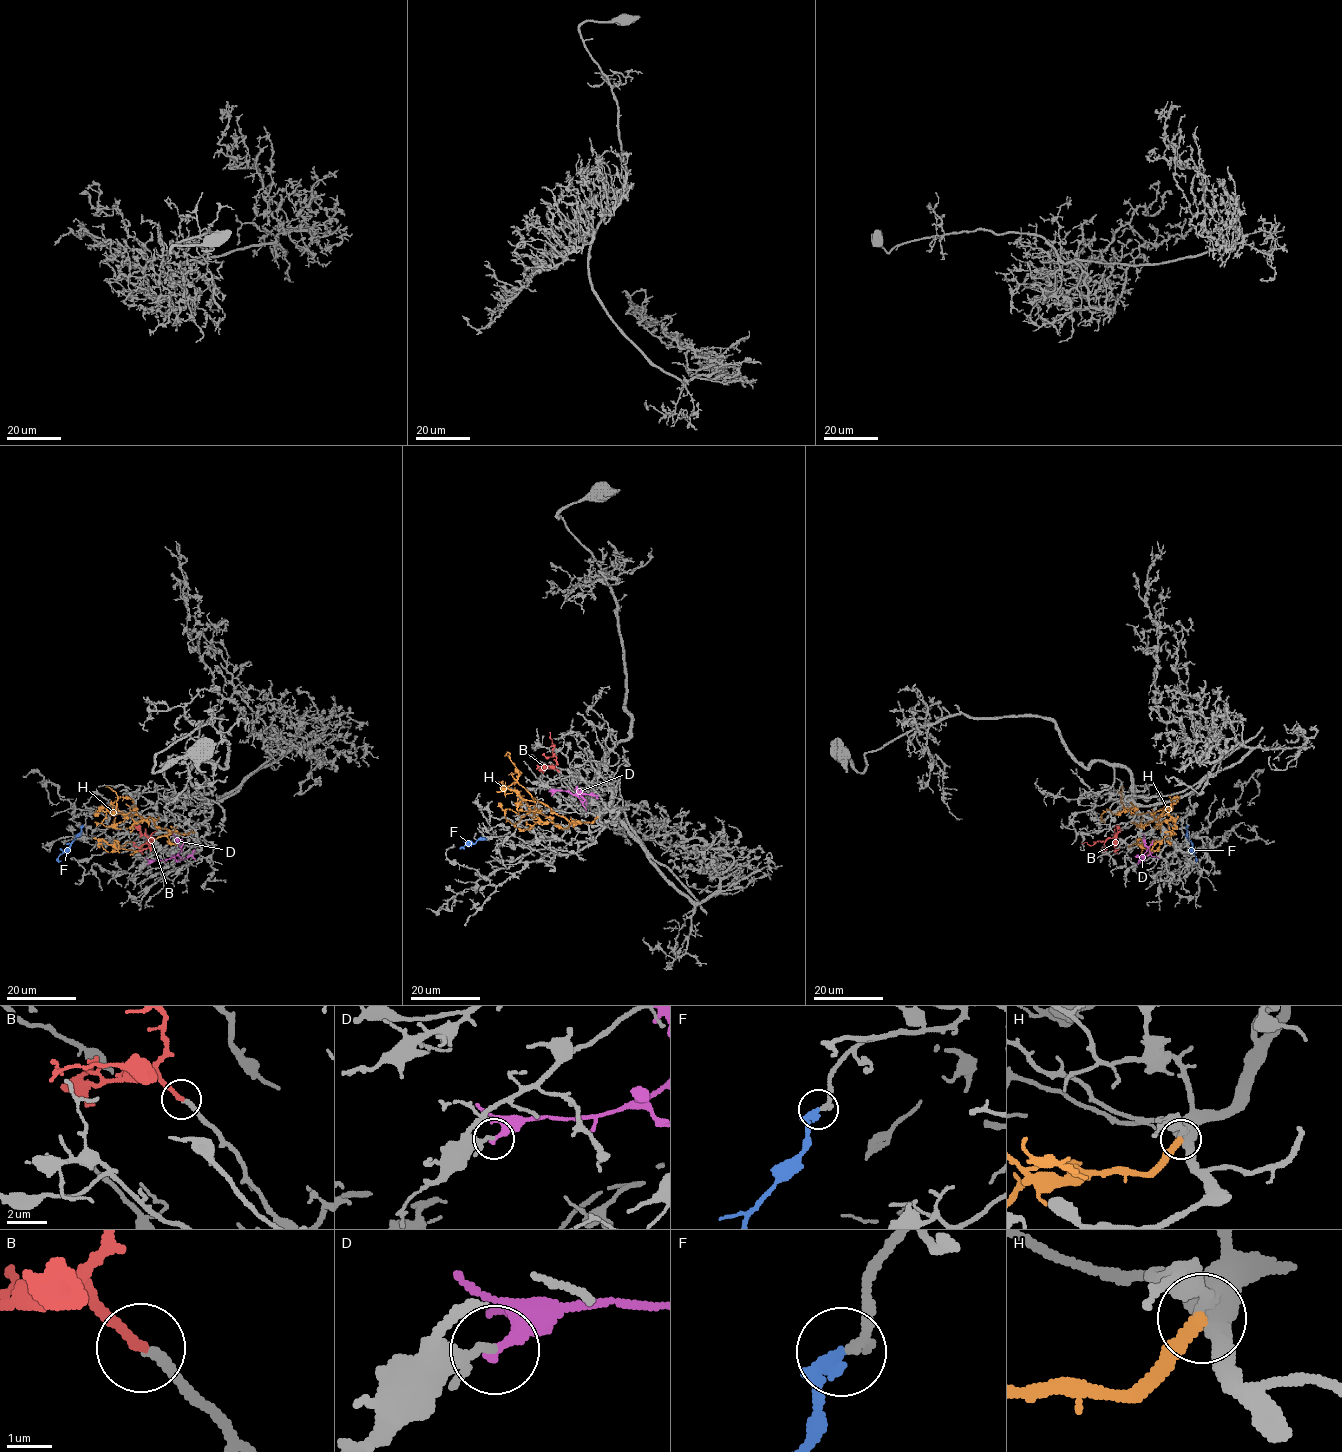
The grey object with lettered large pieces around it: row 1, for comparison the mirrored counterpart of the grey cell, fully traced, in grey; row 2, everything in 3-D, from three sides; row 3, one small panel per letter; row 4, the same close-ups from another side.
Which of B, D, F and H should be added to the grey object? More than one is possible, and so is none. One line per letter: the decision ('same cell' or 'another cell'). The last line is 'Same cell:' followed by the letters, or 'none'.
B: same cell
D: another cell
F: same cell
H: same cell
Same cell: B, F, H

